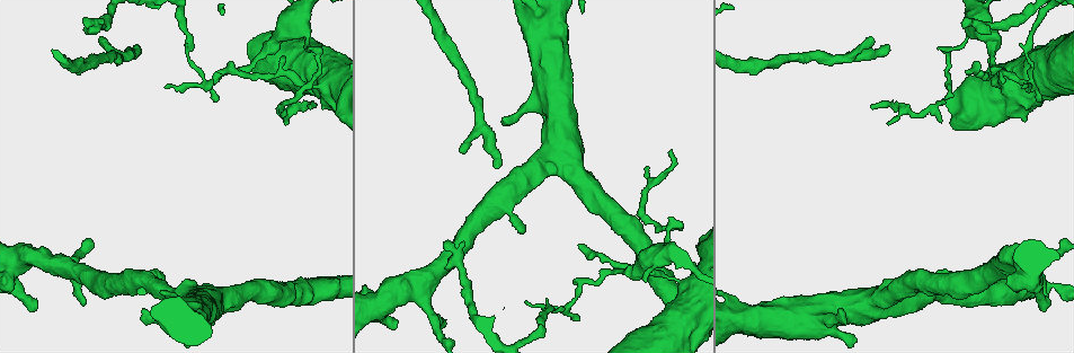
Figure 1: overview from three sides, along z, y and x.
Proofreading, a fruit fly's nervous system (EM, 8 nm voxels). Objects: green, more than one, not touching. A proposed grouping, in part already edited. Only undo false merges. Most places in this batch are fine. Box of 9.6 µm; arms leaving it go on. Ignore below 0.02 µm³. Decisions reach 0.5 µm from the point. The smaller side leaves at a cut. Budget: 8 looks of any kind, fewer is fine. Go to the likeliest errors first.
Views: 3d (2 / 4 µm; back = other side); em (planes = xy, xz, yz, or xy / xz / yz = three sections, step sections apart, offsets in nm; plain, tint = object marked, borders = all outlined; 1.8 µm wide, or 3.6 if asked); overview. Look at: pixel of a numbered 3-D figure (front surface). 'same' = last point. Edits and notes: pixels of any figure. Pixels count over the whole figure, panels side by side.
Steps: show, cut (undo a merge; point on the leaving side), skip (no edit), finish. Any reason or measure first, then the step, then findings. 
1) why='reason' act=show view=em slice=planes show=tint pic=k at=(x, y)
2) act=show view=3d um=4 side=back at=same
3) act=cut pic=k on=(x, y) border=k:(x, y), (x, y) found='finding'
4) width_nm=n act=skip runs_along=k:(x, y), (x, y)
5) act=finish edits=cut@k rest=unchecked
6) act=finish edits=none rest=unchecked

why='sharp bend' act=show view=em slice=planes show=plain pic=1 at=(17, 288)

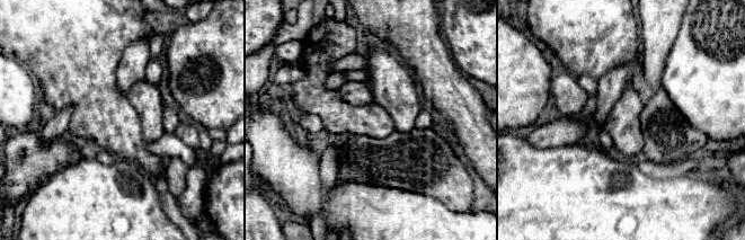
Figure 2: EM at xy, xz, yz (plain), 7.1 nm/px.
why='with the object marked' act=show view=em slice=planes show=tint at=same

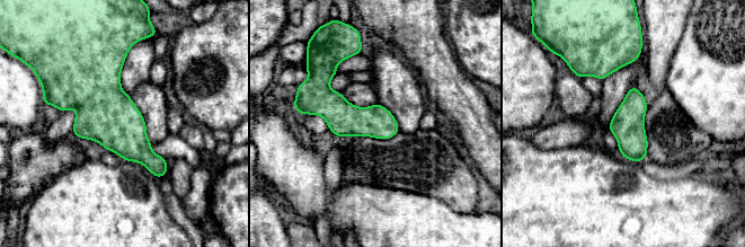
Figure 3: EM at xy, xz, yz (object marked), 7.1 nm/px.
width_nm=240 act=skip runs_along=3:(309, 109), (396, 130) found='one neuron here'

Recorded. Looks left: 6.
why='a narrow waist' act=show view=3d um=2 pic=1 at=(464, 273)

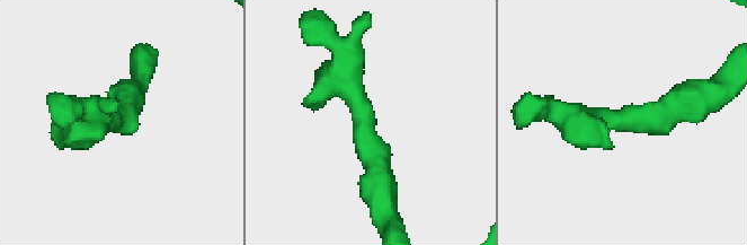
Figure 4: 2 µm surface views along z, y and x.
act=show view=em slice=yz step=4 show=tint pic=4 at=(615, 115)

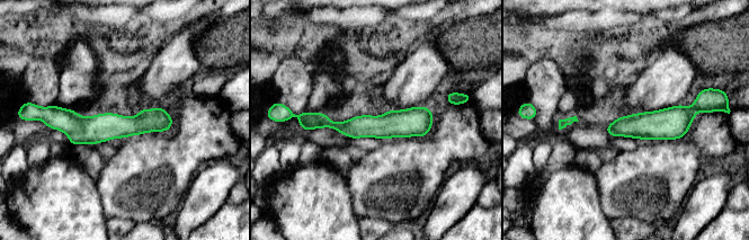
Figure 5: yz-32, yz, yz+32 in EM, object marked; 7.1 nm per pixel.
why='another direction' act=show view=em slice=planes show=tint at=same

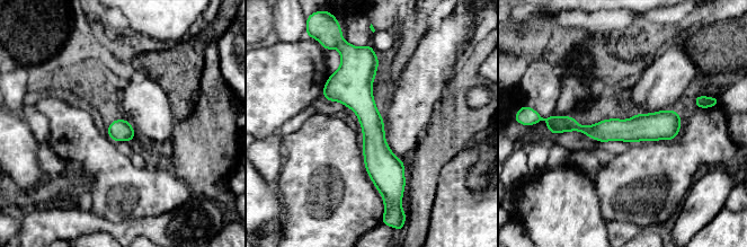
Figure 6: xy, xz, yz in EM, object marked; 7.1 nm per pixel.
width_nm=160 act=skip runs_along=6:(366, 58), (364, 107), (384, 192) found='continuous, no second neuron'

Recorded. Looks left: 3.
why='sharp bend' act=show view=3d um=4 pic=1 at=(206, 86)

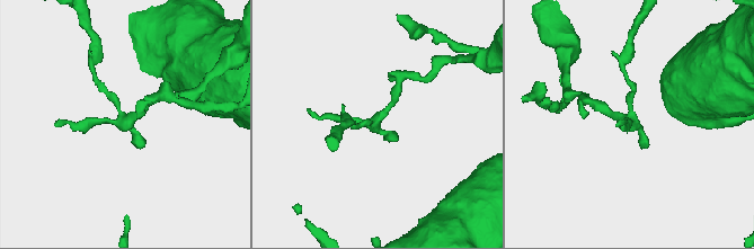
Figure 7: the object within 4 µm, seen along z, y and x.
act=show view=em slice=planes show=plain pic=7 at=(120, 123)

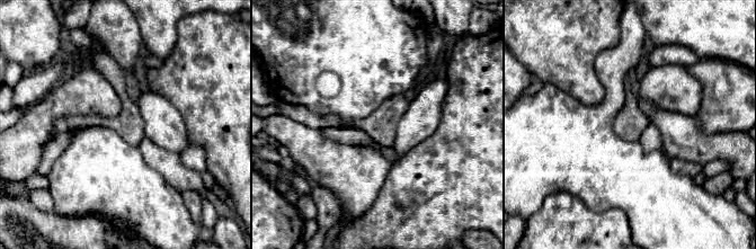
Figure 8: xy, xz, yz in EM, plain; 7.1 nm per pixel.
why='where the object lies' act=show view=em slice=planes show=tint at=same

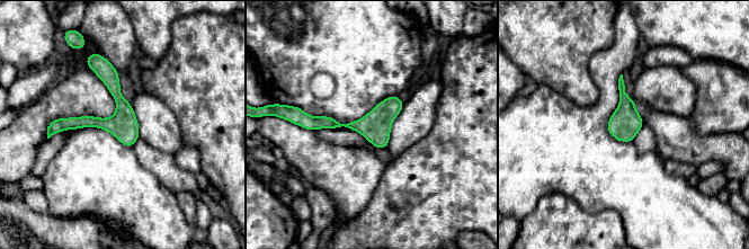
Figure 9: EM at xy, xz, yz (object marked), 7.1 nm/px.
act=skip runs_along=9:(400, 104), (373, 125), (304, 121) found='continuous, no second neuron'

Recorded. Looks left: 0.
act=finish edits=none rest=unchecked

